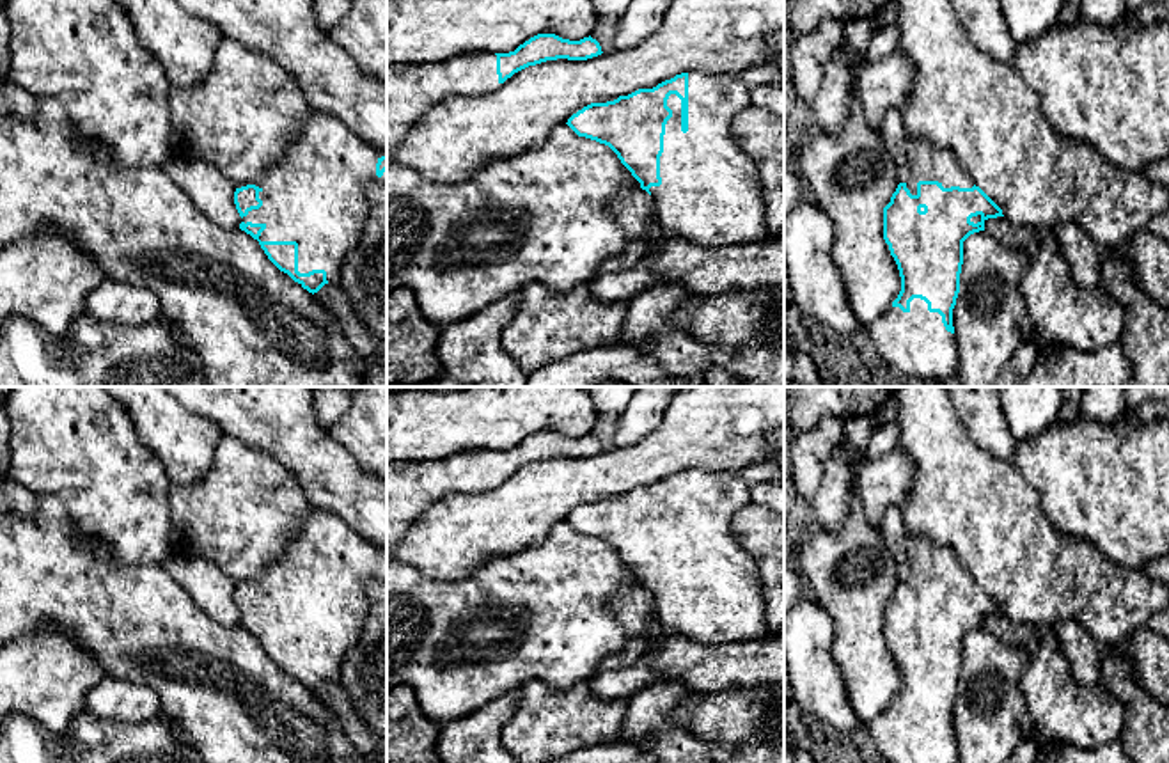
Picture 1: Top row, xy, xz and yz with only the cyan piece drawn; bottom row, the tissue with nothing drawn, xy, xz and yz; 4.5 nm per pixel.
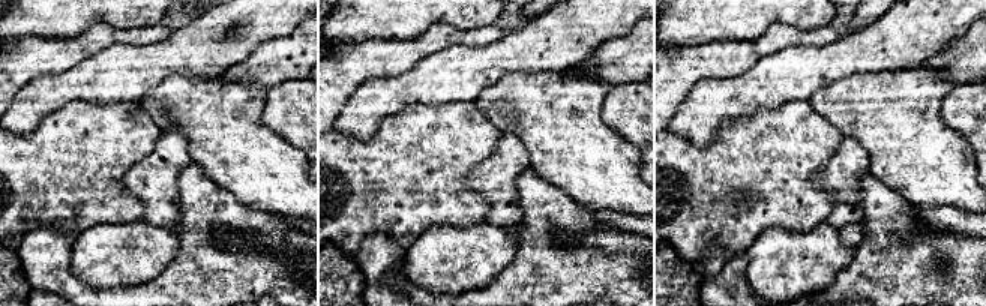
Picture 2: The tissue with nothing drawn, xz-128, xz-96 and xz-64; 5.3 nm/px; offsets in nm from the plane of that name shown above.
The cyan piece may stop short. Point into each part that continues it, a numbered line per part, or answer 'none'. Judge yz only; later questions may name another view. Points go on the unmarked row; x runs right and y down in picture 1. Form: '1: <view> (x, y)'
1: yz (926, 561)

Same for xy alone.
1: xy (314, 591)

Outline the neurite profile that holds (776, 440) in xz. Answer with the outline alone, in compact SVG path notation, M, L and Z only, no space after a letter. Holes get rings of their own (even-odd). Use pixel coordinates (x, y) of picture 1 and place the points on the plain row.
M784 428L768 435L766 444L772 451L770 463L784 474Z

